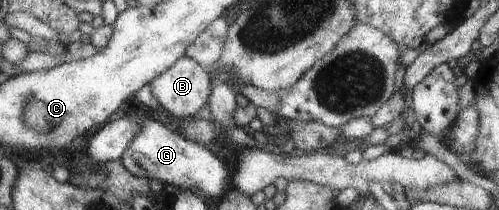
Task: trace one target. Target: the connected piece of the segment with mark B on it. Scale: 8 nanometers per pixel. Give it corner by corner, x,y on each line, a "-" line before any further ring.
184,55
164,73
156,76
150,85
153,96
158,100
158,103
173,116
183,120
194,116
209,102
213,82
212,75
207,68
201,66
195,59

